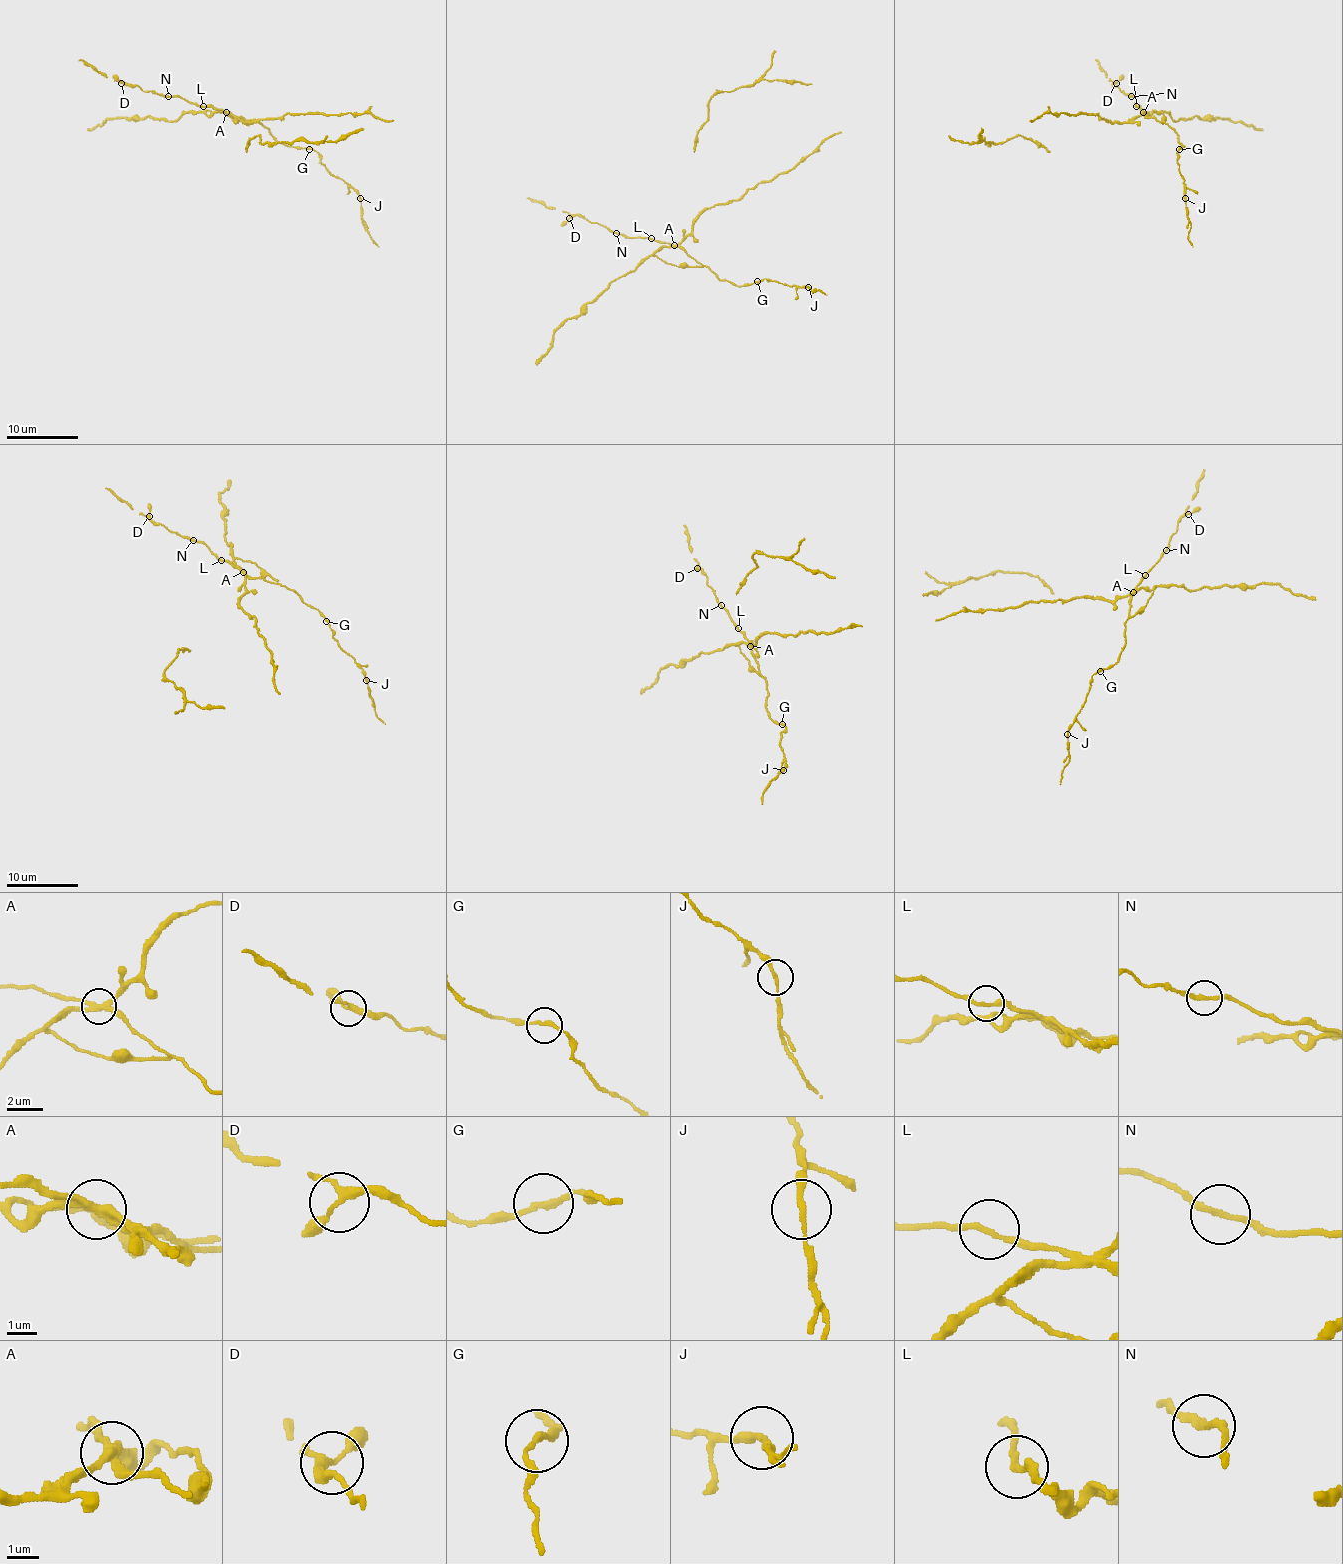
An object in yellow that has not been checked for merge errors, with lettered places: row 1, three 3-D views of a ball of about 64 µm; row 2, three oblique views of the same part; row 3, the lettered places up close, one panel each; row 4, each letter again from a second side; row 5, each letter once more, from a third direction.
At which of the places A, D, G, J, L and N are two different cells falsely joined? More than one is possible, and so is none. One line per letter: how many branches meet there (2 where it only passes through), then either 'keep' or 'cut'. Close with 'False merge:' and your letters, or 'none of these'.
A: 4 branches meet; cut
D: 3 branches meet; keep
G: 2 branches meet; keep
J: 2 branches meet; cut
L: 2 branches meet; keep
N: 2 branches meet; keep
False merge: A, J

